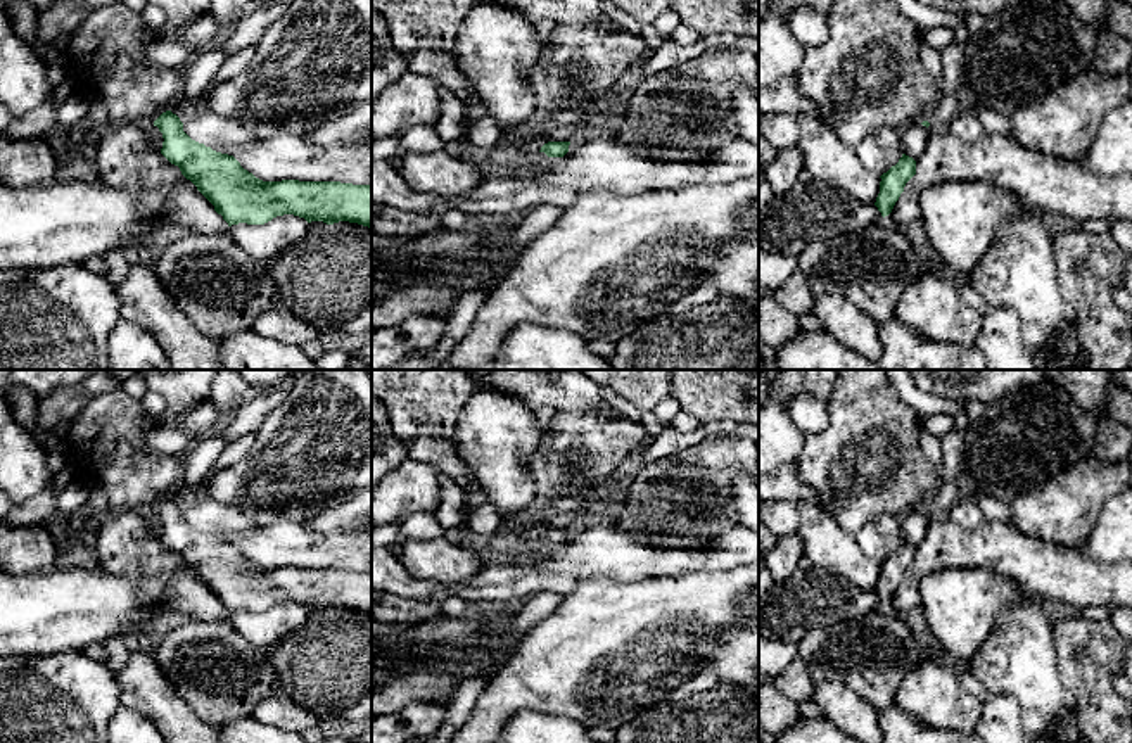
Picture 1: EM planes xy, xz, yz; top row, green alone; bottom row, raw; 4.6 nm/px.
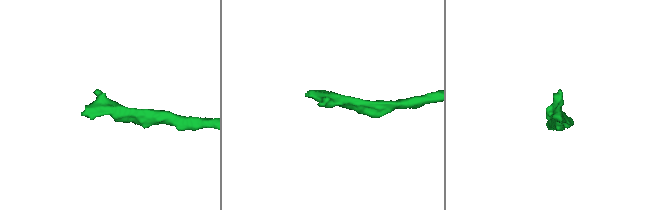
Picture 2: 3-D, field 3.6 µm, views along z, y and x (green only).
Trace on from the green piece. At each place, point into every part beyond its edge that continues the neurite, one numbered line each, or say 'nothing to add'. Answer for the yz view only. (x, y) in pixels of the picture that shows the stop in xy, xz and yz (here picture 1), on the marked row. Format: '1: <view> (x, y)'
nothing to add

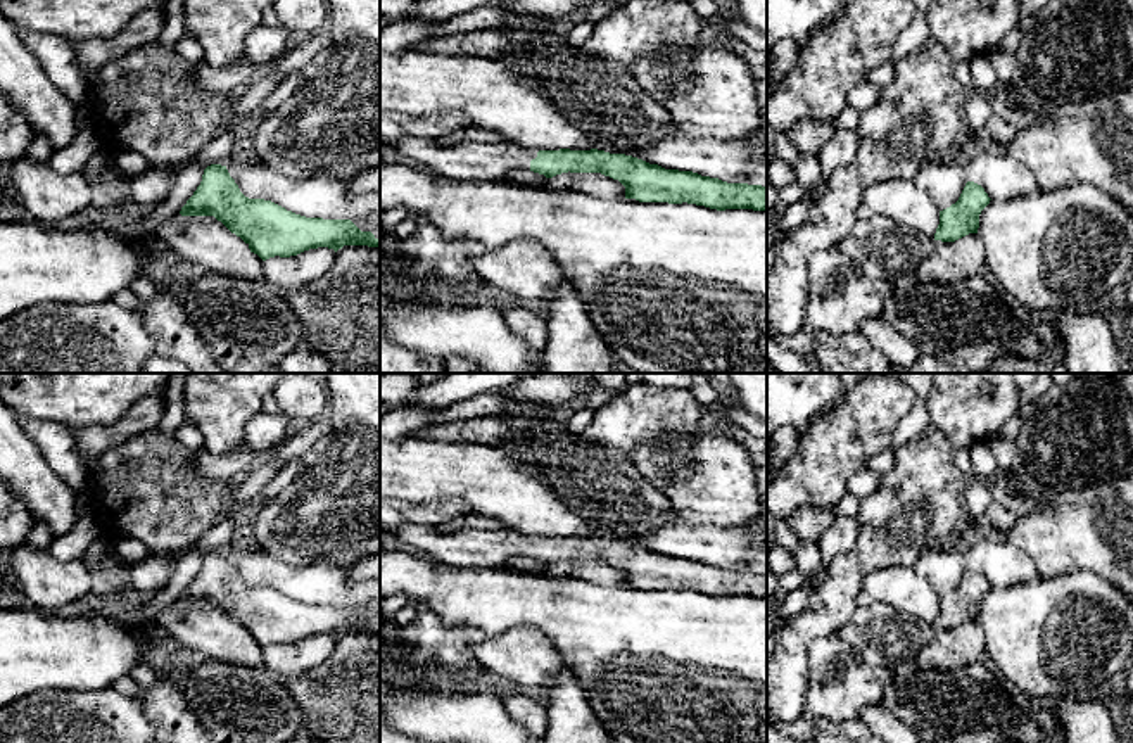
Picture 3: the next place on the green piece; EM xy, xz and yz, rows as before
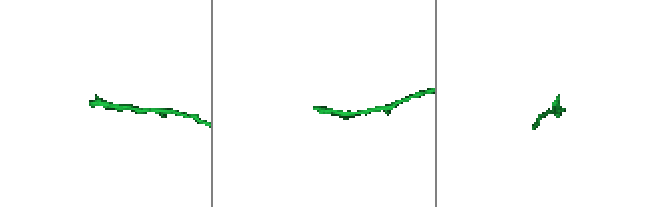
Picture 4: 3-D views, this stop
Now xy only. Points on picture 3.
nothing to add

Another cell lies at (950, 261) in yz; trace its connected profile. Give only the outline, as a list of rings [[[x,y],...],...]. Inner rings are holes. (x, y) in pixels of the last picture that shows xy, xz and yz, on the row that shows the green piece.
[[[969,233],[955,242],[936,240],[934,251],[912,276],[945,283],[983,273],[984,266],[984,245],[978,233]]]

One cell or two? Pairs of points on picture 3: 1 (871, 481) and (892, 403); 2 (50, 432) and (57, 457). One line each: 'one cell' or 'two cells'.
1: two cells
2: one cell

